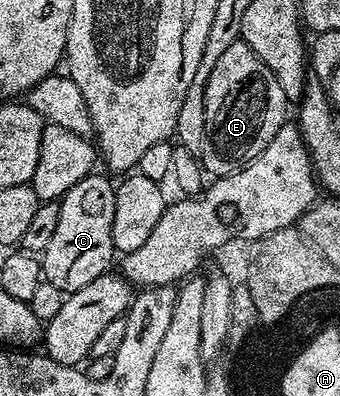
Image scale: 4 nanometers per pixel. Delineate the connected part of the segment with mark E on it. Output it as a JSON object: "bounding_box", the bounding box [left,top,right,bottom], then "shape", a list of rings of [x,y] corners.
{"bounding_box":[202,39,290,177],"shape":[[[241,39],[218,58],[214,70],[210,70],[210,82],[206,82],[204,93],[208,145],[202,164],[213,177],[229,176],[258,158],[258,154],[270,146],[270,138],[274,138],[286,123],[284,111],[290,108],[290,101],[282,94],[278,78],[270,74],[270,66],[266,66],[266,62],[262,62],[262,58]]]}

